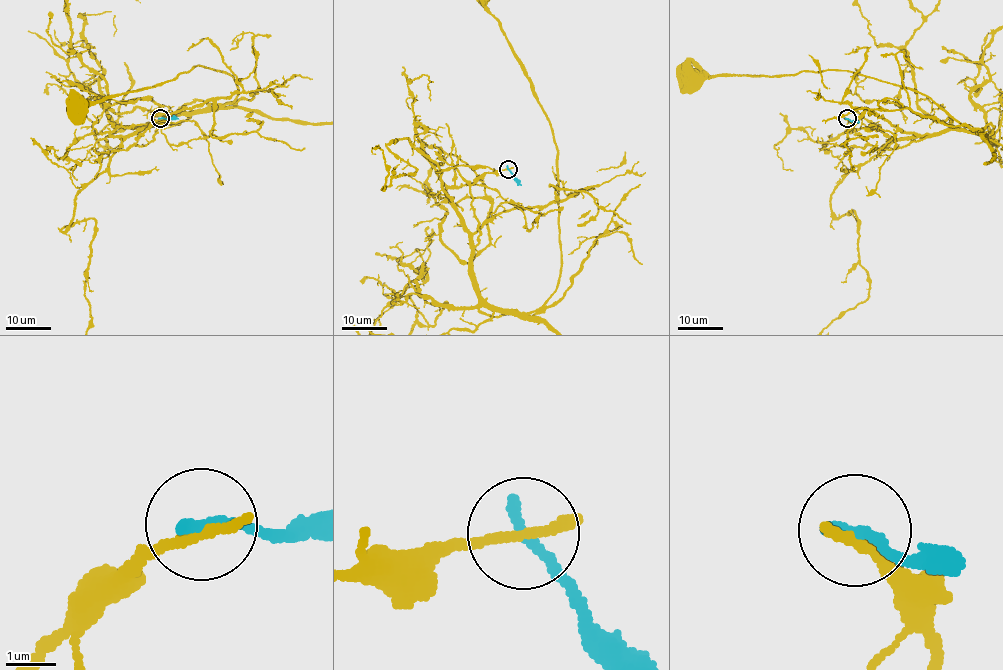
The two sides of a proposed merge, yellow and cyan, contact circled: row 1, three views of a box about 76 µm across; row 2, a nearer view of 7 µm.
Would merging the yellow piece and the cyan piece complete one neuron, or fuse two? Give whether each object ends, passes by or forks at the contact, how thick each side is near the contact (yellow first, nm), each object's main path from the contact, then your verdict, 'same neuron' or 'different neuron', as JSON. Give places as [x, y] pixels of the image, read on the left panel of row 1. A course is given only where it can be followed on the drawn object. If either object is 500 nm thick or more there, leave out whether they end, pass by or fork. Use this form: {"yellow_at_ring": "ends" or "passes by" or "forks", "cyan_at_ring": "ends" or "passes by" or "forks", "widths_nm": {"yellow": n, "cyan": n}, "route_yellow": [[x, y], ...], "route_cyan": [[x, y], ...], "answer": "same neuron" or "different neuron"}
{"yellow_at_ring": "ends", "cyan_at_ring": "ends", "widths_nm": {"yellow": 260, "cyan": 280}, "route_yellow": [[161, 118], [137, 145], [154, 139], [160, 113], [230, 104], [239, 92], [231, 75], [199, 65], [78, 108]], "route_cyan": [[161, 118], [178, 119]], "answer": "different neuron"}

